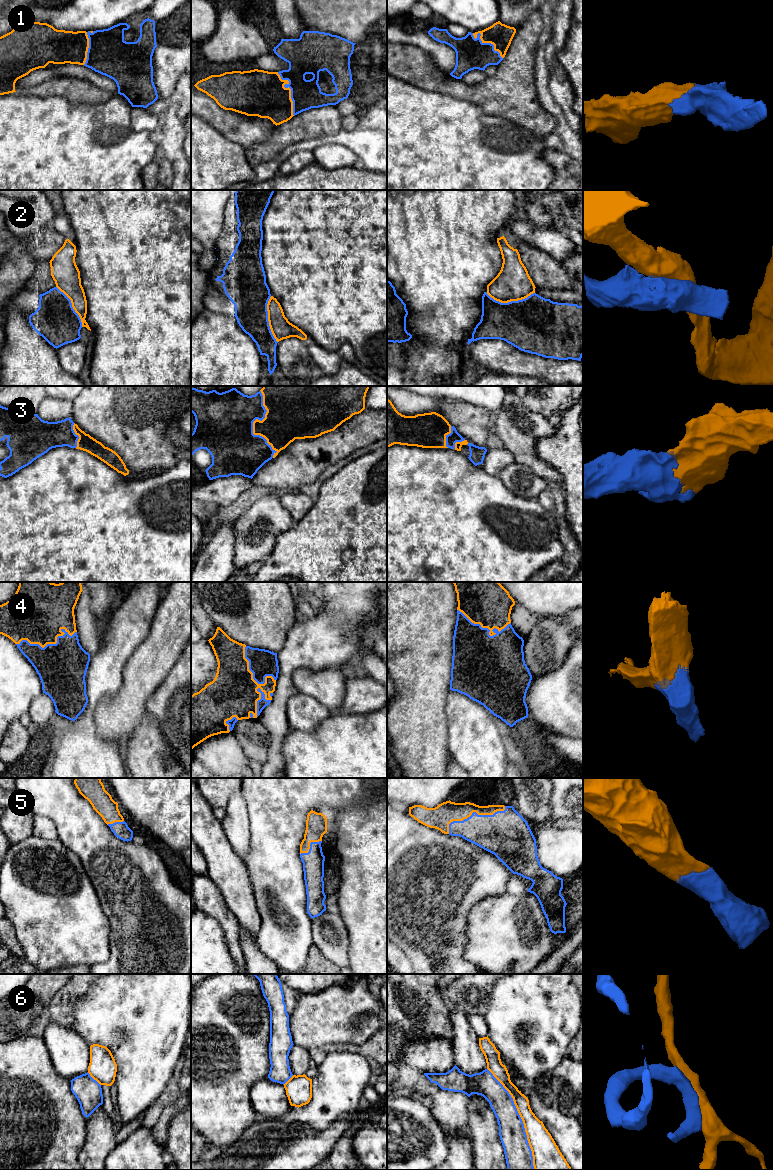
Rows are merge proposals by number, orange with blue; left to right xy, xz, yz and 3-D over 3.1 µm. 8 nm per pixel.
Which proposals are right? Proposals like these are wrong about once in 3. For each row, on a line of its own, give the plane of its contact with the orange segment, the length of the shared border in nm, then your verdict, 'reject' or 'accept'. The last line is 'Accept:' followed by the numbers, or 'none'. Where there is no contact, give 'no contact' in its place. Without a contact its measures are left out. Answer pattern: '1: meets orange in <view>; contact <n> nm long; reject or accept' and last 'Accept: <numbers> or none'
1: meets orange in xz; contact 380 nm long; accept
2: meets orange in yz; contact 400 nm long; reject
3: meets orange in xz; contact 550 nm long; accept
4: meets orange in xy; contact 500 nm long; accept
5: meets orange in yz; contact 500 nm long; accept
6: meets orange in yz; contact 900 nm long; reject
Accept: 1, 3, 4, 5

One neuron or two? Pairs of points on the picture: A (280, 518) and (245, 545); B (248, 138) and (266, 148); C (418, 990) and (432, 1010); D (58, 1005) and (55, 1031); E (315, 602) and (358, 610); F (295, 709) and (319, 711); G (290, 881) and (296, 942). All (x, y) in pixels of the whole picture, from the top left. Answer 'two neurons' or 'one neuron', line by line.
A: one neuron
B: two neurons
C: one neuron
D: two neurons
E: two neurons
F: one neuron
G: one neuron

